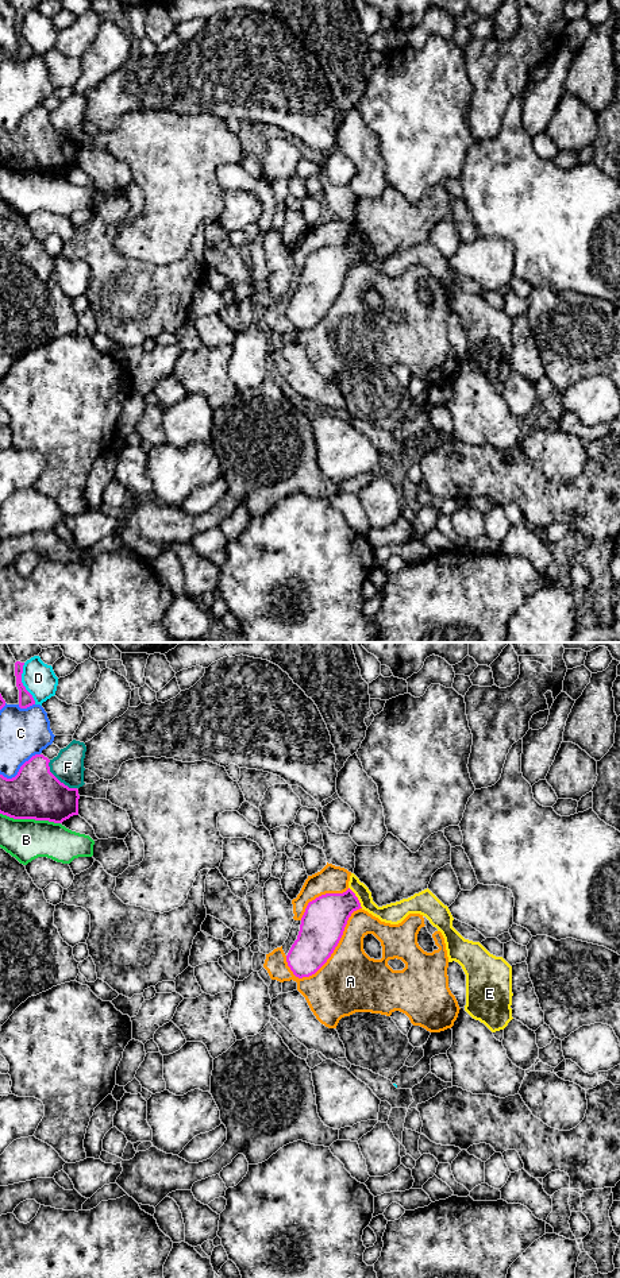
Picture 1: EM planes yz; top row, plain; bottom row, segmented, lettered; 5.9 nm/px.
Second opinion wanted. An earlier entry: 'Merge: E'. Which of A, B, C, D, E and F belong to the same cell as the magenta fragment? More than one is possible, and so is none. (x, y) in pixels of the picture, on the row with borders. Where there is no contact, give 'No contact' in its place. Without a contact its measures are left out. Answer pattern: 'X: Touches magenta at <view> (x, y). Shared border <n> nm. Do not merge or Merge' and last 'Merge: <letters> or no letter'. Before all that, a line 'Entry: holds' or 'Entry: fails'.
Entry: fails
A: Touches magenta at yz (335, 946). Shared border 550 nm. Do not merge
B: Touches magenta at yz (30, 818). Shared border 360 nm. Do not merge
C: Touches magenta at yz (19, 769). Shared border 280 nm. Do not merge
D: Touches magenta at yz (22, 683). Shared border 260 nm. Do not merge
E: Touches magenta at yz (357, 898). Shared border 150 nm. Do not merge
F: Touches magenta at yz (57, 779). Shared border 240 nm. Do not merge
Merge: no letter

